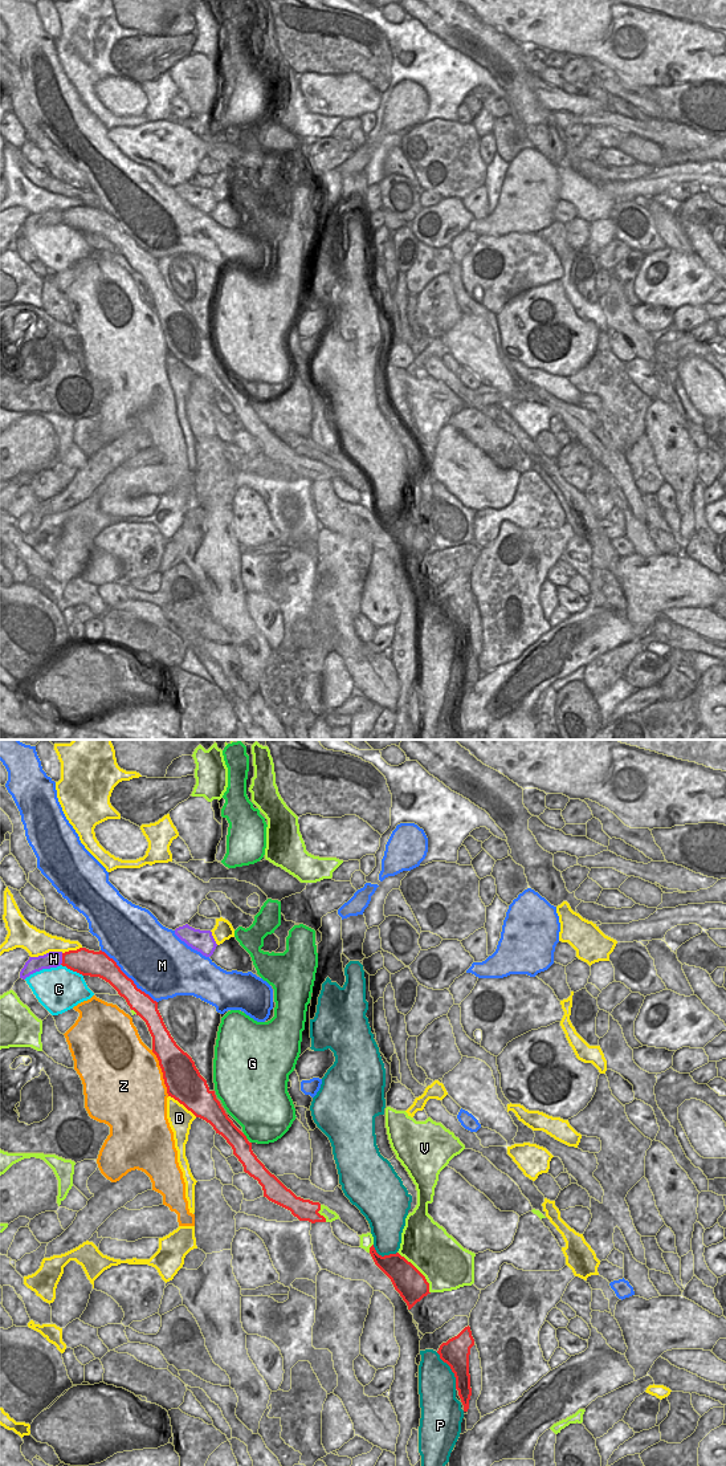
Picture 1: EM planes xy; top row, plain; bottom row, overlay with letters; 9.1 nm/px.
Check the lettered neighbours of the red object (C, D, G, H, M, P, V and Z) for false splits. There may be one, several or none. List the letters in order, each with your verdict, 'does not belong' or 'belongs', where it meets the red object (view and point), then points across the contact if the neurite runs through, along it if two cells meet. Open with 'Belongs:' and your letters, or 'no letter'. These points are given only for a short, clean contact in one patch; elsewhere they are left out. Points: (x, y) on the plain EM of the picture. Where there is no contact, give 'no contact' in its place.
Belongs: no letter
C: does not belong; contact xy (72, 227)
D: does not belong; contact xy (183, 362)
G: does not belong; contact xy (245, 394)
H: does not belong; contact xy (62, 216); border xy (62, 211), (60, 222)
M: does not belong; contact xy (127, 235)
P: does not belong; contact xy (452, 628)
V: does not belong; contact xy (419, 529)
Z: does not belong; contact xy (162, 329)

